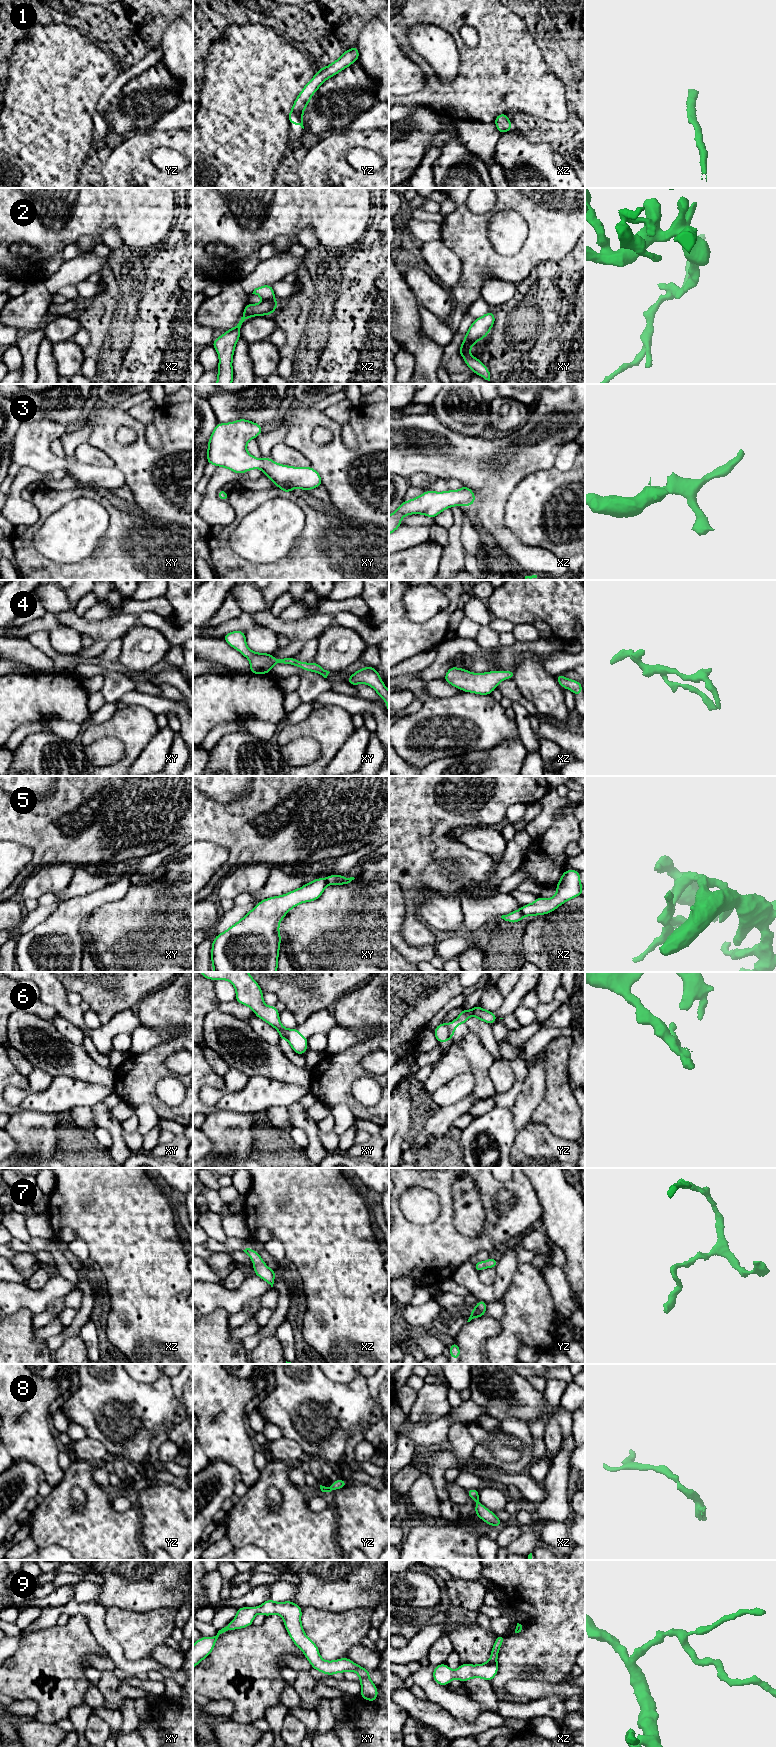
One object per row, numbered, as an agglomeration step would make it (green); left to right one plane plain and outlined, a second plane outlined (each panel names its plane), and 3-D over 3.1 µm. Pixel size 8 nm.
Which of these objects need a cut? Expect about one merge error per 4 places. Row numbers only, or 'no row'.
2, 5, 6

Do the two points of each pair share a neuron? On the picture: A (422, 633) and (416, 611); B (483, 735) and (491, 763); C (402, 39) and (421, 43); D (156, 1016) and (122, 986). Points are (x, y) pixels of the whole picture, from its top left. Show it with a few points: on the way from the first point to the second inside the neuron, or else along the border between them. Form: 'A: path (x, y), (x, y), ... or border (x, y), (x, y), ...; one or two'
A: border (403, 605), (415, 622), (440, 611); two
B: border (509, 740), (488, 750), (465, 754); two
C: border (418, 23), (408, 30), (407, 38), (423, 58); two
D: border (160, 989), (148, 993), (135, 1008); two

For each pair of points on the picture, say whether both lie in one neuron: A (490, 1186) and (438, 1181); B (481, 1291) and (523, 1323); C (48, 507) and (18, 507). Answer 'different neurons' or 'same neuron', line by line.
A: same neuron
B: different neurons
C: different neurons

